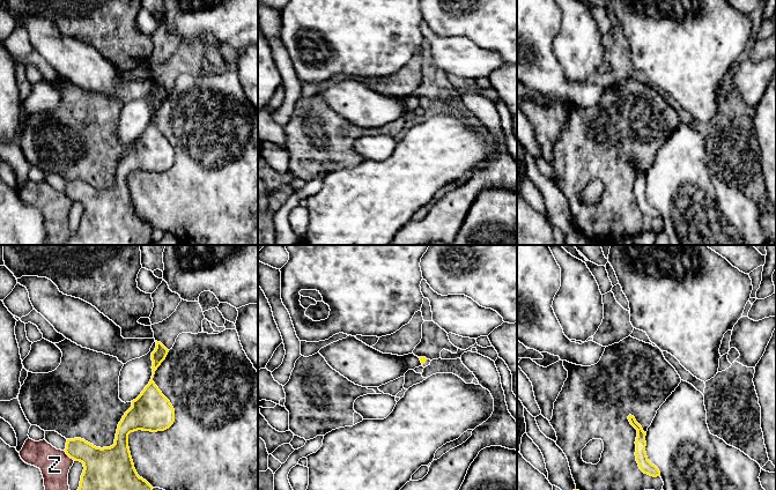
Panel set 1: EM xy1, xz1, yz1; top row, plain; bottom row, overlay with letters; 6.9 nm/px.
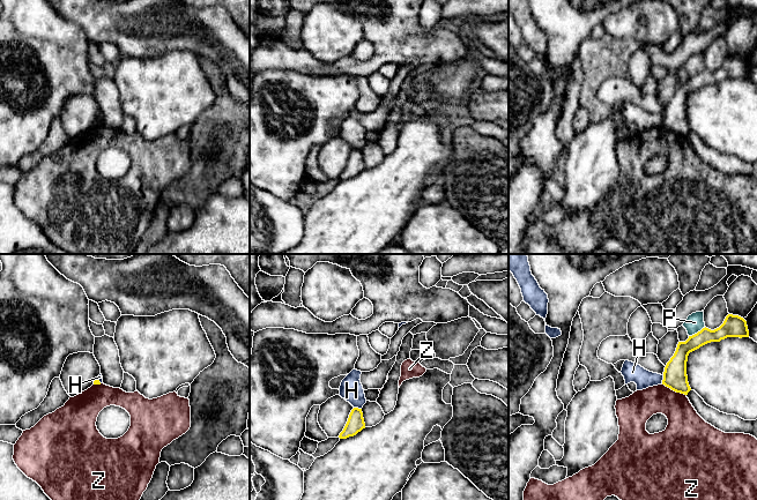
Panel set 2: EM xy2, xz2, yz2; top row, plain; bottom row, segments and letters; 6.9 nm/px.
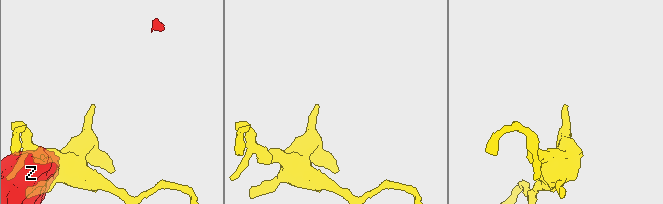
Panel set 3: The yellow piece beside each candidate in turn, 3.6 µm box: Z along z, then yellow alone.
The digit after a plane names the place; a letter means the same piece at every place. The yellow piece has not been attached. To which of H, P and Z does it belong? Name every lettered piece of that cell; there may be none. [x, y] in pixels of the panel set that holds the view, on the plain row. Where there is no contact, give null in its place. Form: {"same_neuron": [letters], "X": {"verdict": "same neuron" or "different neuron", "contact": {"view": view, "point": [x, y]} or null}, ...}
{"same_neuron": [], "H": {"verdict": "different neuron", "contact": {"view": "yz2", "point": [662, 121]}}, "P": {"verdict": "different neuron", "contact": {"view": "yz2", "point": [698, 73]}}, "Z": {"verdict": "different neuron", "contact": {"view": "yz2", "point": [674, 132]}}}

